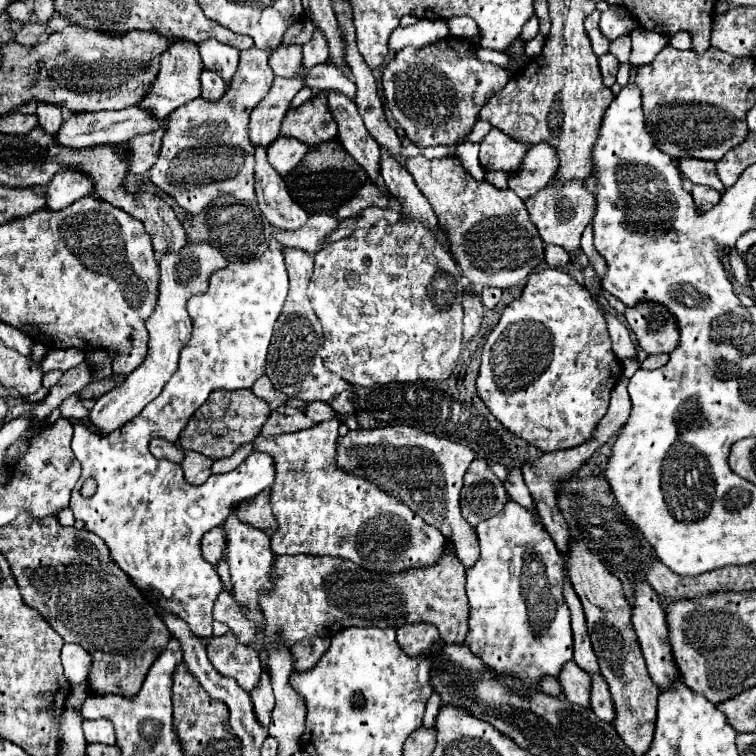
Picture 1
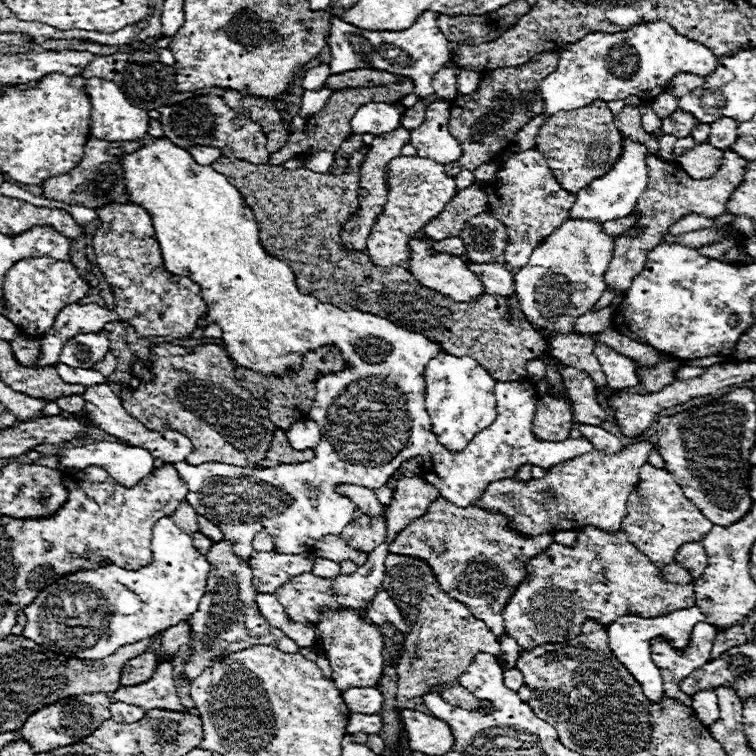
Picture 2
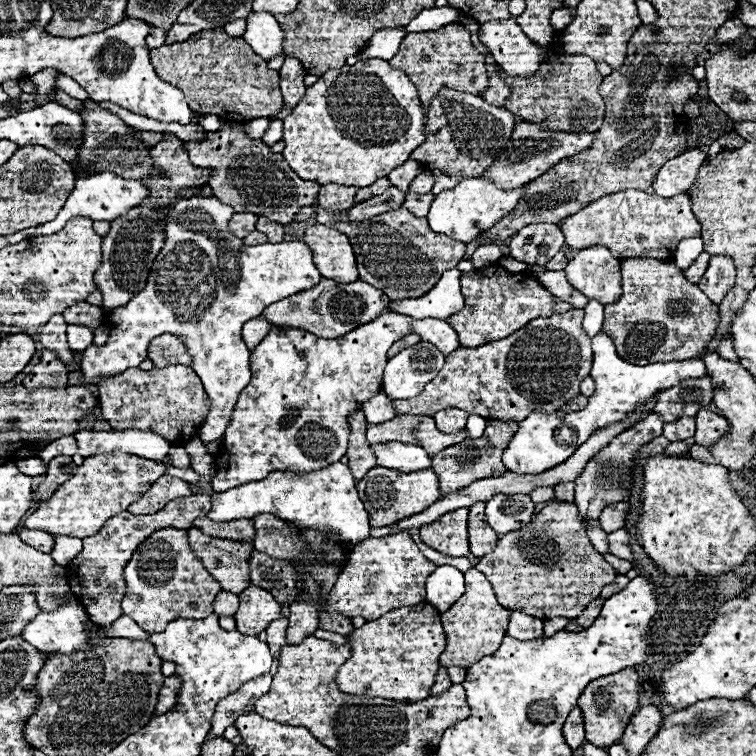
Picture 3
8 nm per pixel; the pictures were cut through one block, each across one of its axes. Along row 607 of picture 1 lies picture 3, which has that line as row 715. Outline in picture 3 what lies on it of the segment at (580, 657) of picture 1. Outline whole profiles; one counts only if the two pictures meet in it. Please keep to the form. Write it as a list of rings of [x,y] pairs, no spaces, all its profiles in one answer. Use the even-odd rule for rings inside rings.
[[[574,708],[574,710],[568,714],[568,718],[566,718],[566,722],[564,722],[564,728],[562,728],[562,734],[564,734],[564,738],[566,738],[566,744],[568,744],[572,750],[576,750],[578,746],[584,744],[584,722],[582,722],[582,712],[580,712],[580,708]]]

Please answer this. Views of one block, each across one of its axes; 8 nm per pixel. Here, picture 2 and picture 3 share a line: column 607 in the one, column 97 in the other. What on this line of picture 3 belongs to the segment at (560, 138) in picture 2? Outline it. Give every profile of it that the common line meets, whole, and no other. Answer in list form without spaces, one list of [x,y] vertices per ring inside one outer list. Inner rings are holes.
[[[84,100],[84,108],[78,112],[84,122],[82,146],[78,150],[76,168],[82,170],[84,176],[98,172],[114,172],[126,180],[144,180],[152,176],[162,176],[162,170],[152,164],[150,146],[146,146],[140,138],[136,138],[134,128],[130,128],[122,118],[114,112],[100,108],[94,100]]]

